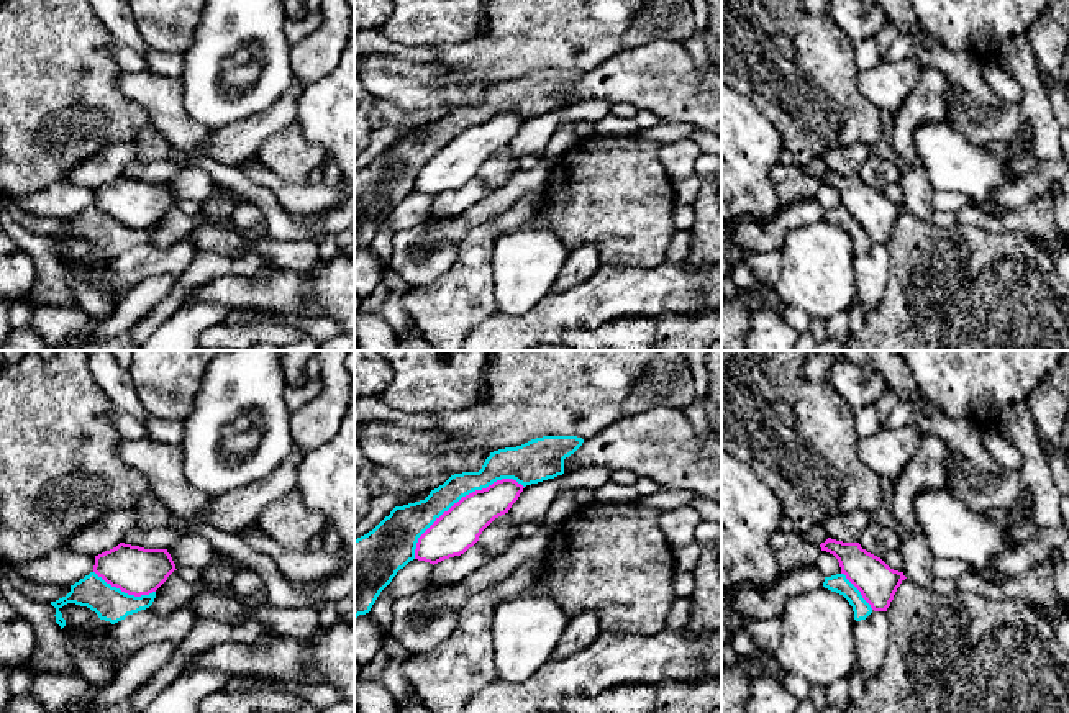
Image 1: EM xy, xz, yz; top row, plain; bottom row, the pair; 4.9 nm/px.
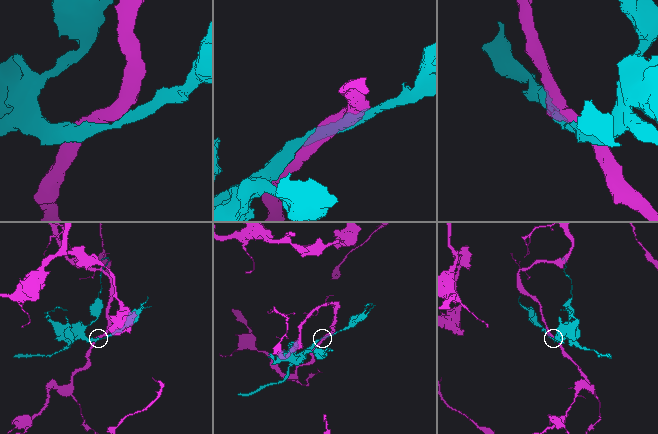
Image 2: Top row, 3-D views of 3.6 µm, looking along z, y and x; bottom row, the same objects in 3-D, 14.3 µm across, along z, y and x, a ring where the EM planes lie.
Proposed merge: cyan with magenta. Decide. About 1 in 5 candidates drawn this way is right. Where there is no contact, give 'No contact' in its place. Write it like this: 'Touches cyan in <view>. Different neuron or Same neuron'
Touches cyan in xz. Different neuron

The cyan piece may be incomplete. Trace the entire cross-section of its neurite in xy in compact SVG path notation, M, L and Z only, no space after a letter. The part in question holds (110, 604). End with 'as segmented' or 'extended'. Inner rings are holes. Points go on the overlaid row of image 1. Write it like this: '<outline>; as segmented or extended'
M90 572L71 585L71 592L66 597L51 602L51 605L56 608L56 623L62 629L66 626L66 620L59 610L67 603L87 606L95 611L100 620L115 624L125 620L128 615L149 608L154 598L156 592L141 597L128 595L120 588L107 584L95 572Z; as segmented

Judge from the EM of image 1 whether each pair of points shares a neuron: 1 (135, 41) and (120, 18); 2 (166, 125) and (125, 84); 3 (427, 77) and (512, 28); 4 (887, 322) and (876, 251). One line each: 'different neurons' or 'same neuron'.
1: same neuron
2: same neuron
3: different neurons
4: different neurons

